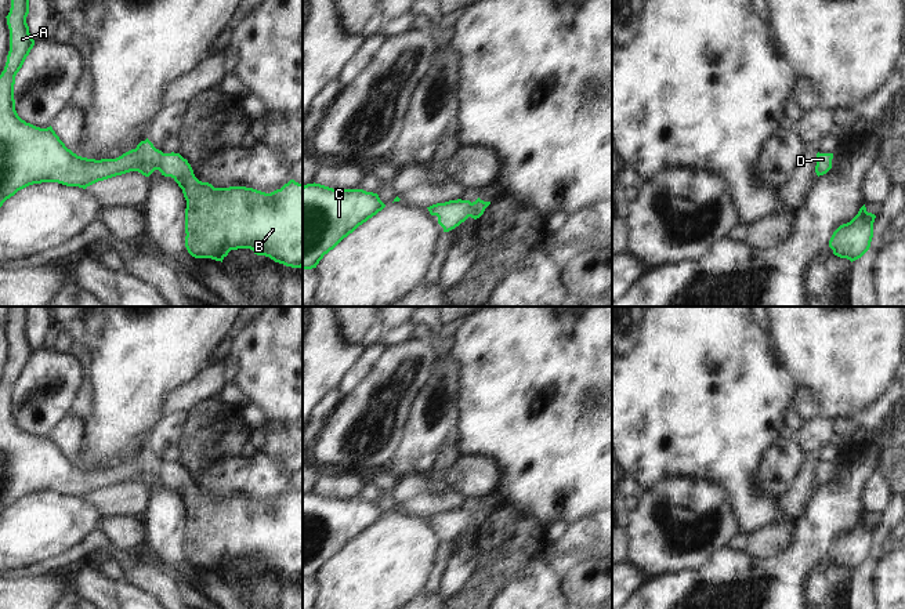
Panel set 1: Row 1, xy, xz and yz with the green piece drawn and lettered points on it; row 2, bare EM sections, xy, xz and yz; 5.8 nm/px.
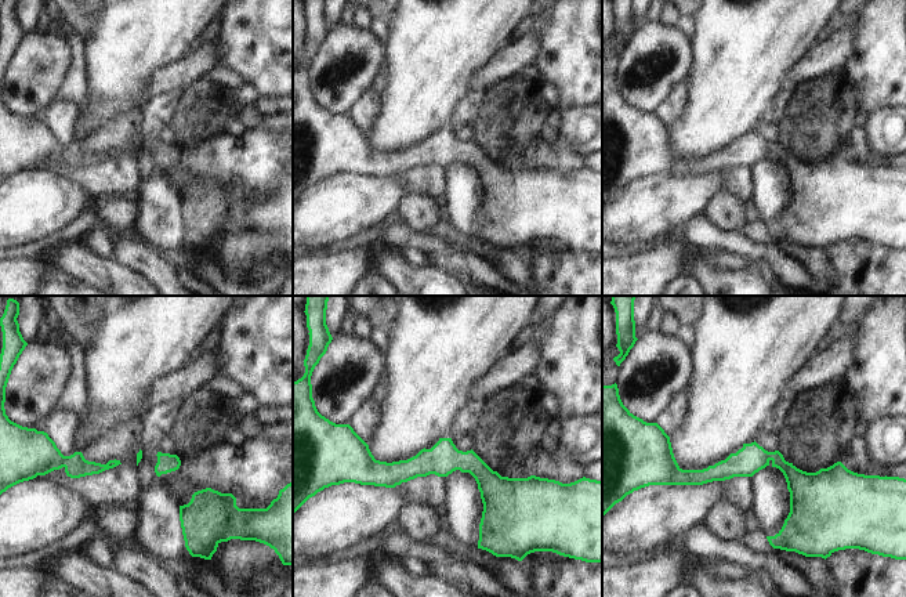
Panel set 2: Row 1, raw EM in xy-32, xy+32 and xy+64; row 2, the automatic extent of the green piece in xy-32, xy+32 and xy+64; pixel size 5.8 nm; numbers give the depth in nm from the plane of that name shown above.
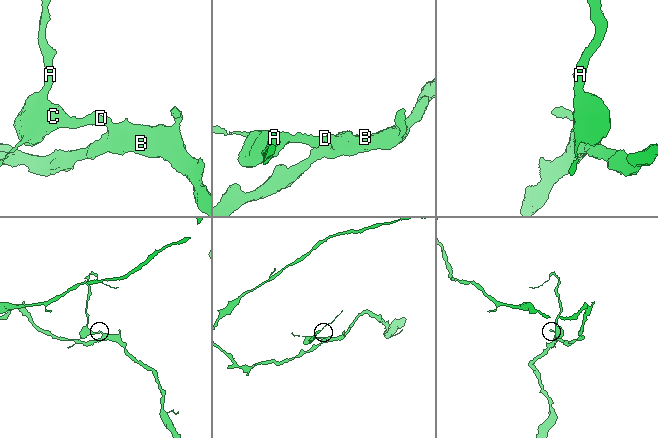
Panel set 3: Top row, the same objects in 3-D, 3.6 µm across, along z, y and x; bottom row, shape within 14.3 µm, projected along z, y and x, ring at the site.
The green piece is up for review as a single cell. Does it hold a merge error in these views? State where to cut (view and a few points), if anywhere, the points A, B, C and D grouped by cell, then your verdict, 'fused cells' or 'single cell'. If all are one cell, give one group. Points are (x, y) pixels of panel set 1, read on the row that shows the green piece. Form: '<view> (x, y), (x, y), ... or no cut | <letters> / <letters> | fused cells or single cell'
no cut | A B C D | single cell

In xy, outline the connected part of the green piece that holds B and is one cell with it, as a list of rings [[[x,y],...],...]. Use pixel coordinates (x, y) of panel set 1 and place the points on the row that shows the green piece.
[[[11,0],[7,18],[10,51],[0,75],[0,207],[18,191],[41,182],[66,186],[87,186],[130,171],[149,177],[155,170],[171,177],[182,189],[185,209],[185,247],[195,258],[221,261],[231,250],[250,249],[275,262],[292,268],[303,267],[303,184],[290,180],[280,189],[265,193],[246,186],[214,188],[199,181],[191,164],[180,153],[163,153],[146,138],[135,149],[116,159],[87,159],[77,156],[55,134],[53,127],[40,128],[22,120],[15,110],[15,76],[35,46],[26,17],[29,0]]]

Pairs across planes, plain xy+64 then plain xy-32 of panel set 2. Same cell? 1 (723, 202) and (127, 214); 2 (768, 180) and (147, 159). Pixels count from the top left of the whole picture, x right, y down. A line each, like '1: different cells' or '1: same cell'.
1: same cell
2: different cells

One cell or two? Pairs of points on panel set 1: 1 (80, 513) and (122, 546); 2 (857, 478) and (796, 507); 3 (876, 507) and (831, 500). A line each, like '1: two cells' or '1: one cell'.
1: two cells
2: two cells
3: two cells

